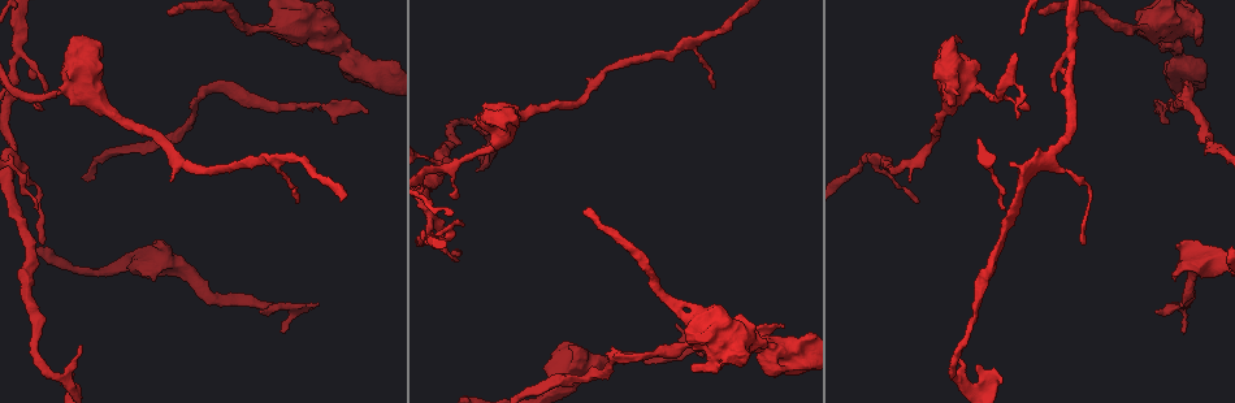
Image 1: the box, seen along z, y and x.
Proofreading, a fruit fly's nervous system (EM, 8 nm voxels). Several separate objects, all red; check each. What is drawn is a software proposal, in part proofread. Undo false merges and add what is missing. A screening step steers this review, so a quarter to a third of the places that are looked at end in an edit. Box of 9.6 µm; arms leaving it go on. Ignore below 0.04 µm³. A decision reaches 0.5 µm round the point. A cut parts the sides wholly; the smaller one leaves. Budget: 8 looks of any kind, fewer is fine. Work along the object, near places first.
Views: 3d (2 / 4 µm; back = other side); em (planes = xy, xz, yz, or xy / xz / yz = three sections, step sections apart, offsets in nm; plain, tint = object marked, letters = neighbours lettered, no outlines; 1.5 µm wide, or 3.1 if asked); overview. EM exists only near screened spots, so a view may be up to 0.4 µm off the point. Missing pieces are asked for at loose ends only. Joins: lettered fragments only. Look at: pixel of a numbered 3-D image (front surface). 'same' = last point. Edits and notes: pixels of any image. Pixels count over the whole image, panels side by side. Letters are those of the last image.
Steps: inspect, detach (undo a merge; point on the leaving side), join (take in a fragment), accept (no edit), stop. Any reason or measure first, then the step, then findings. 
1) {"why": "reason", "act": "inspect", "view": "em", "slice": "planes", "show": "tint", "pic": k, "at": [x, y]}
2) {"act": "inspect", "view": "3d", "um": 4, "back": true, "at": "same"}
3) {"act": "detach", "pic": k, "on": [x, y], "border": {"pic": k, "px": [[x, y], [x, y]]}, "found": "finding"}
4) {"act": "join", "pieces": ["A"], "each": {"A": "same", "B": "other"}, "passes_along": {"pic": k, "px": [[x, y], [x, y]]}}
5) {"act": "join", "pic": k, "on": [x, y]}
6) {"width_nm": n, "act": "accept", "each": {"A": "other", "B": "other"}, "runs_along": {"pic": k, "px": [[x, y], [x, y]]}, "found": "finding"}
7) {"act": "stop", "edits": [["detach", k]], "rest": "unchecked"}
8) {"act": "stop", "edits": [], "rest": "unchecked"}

{"why": "thin neck", "act": "inspect", "view": "3d", "um": 4, "pic": 1, "at": [346, 53]}

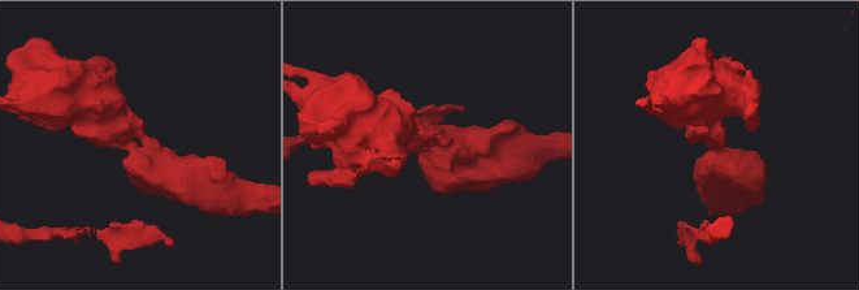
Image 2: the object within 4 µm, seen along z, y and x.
{"act": "inspect", "view": "em", "slice": "yz", "step": 8, "show": "tint", "pic": 2, "at": [134, 146]}

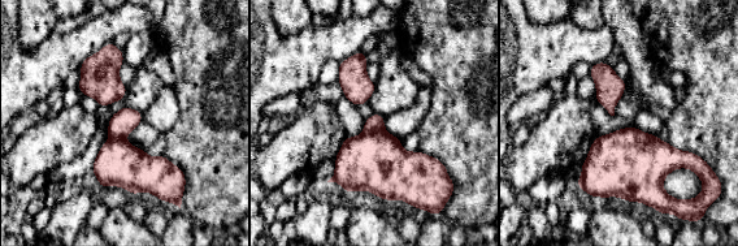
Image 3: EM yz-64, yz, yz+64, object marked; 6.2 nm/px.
{"why": "cut it another way", "act": "inspect", "view": "em", "slice": "planes", "show": "letters", "at": "same"}

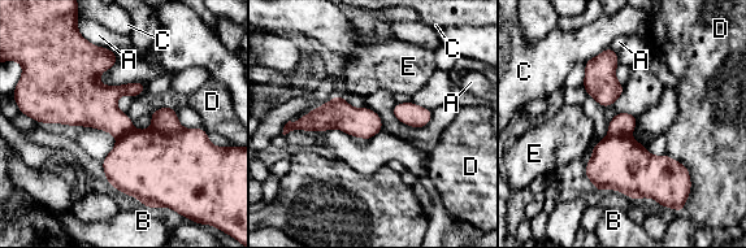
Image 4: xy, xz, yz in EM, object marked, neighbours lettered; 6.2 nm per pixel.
{"act": "detach", "pic": 4, "on": [182, 170], "each": {"A": "other", "B": "other", "C": "other", "D": "other", "E": "other"}, "border": {"pic": 4, "px": [[151, 127], [163, 133], [183, 129]]}, "found": "two neurons meet here"}

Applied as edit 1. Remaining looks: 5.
{"act": "inspect", "view": "overview"}

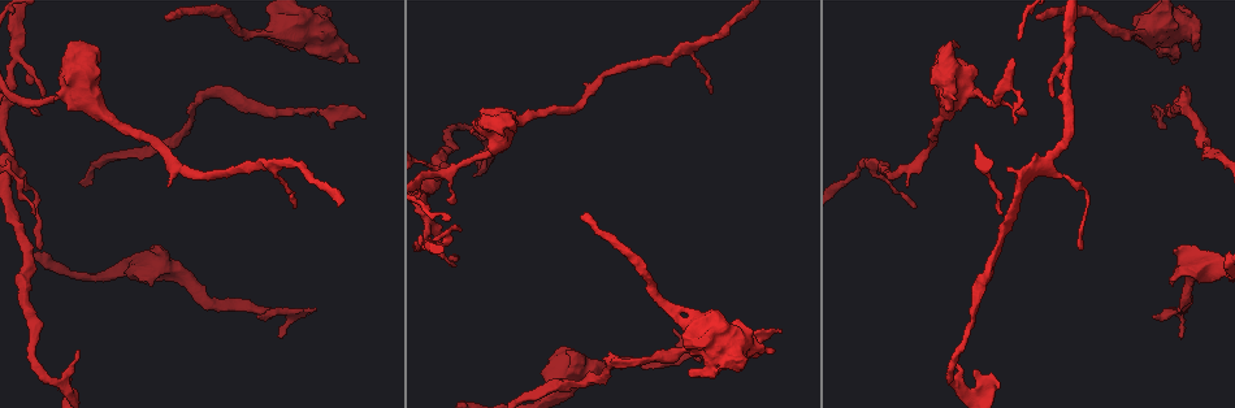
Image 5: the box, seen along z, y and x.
{"why": "free end", "act": "inspect", "view": "em", "slice": "planes", "show": "letters", "pic": 5, "at": [1038, 17]}

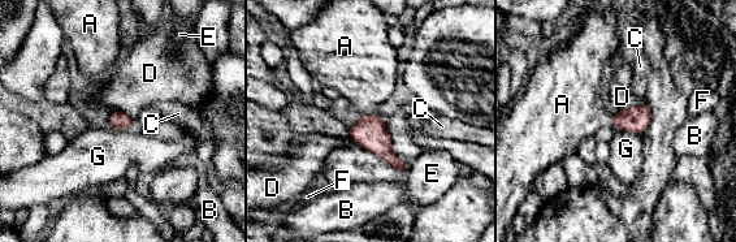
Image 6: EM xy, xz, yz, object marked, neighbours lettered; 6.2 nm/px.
{"act": "join", "pieces": ["A"], "each": {"A": "same", "B": "other", "C": "other", "D": "other", "E": "other", "F": "other", "G": "other"}, "passes_along": {"pic": 6, "px": [[369, 132], [367, 113], [363, 73]]}, "found": "the neuron continues"}

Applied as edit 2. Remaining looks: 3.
{"why": "redraw", "act": "inspect", "view": "overview"}

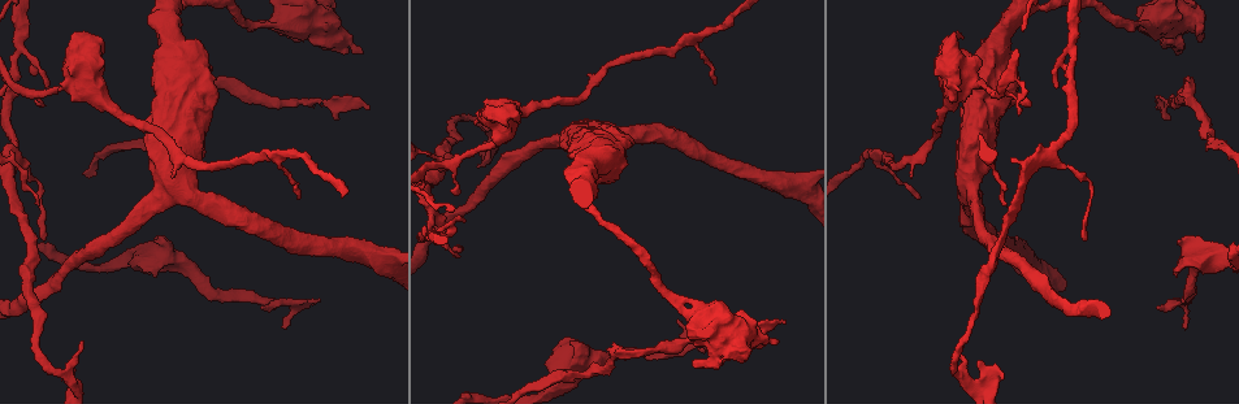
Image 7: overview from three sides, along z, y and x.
{"why": "branch stops here", "act": "inspect", "view": "em", "slice": "planes", "show": "tint", "pic": 7, "at": [679, 320]}

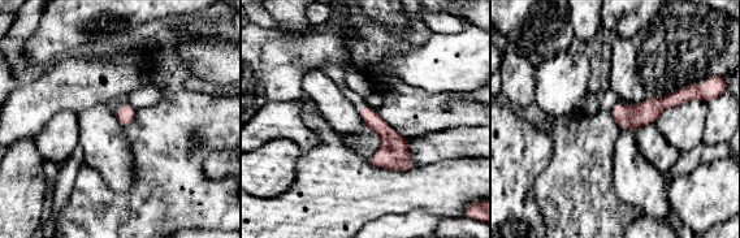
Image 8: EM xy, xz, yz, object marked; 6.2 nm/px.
{"why": "see the neighbours", "act": "inspect", "view": "em", "slice": "planes", "show": "letters", "at": "same"}

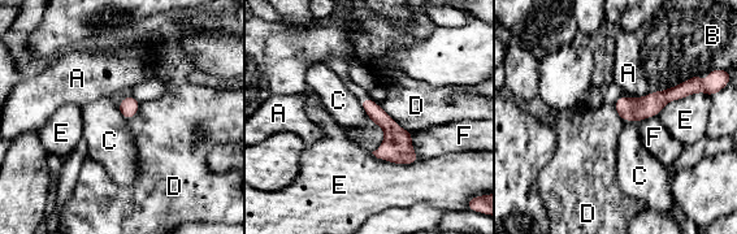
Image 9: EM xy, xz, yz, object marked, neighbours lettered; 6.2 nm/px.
{"act": "accept", "each": {"A": "other", "B": "other", "C": "other", "D": "other", "E": "other", "F": "other"}, "border": {"pic": 9, "px": [[359, 100], [364, 112], [374, 124]]}, "found": "no lettered fragment goes on from it"}

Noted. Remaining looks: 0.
{"act": "stop", "edits": [["detach", 4], ["join", 6]], "rest": "unchecked"}

